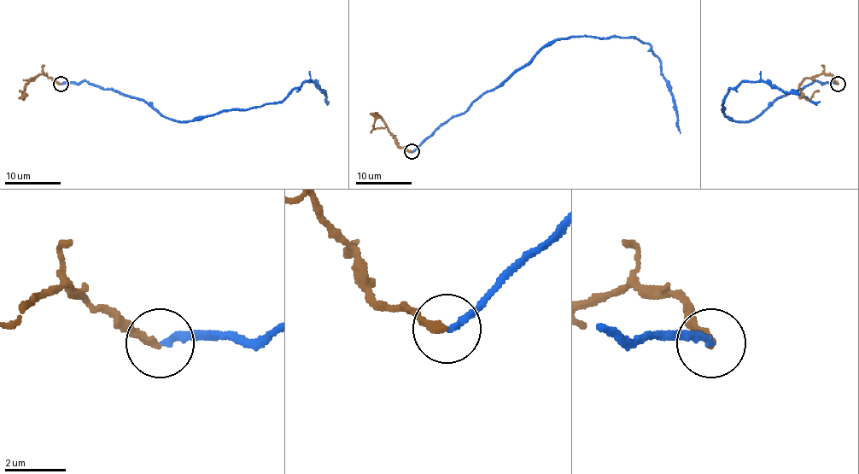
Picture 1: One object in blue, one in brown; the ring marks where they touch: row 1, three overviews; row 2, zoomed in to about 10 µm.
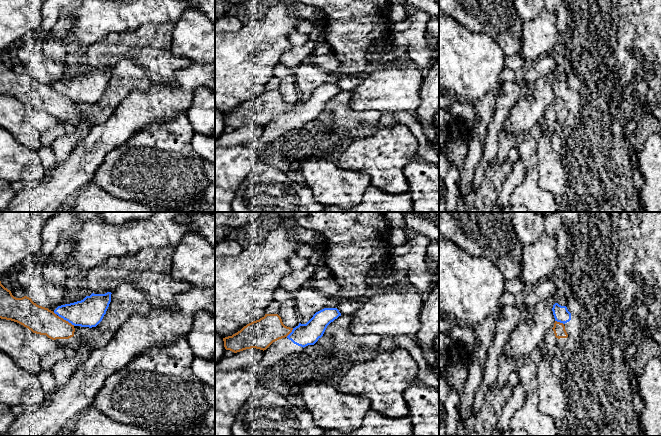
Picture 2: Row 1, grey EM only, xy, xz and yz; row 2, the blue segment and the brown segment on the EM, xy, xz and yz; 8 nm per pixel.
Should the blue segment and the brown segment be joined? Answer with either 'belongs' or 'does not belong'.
does not belong

